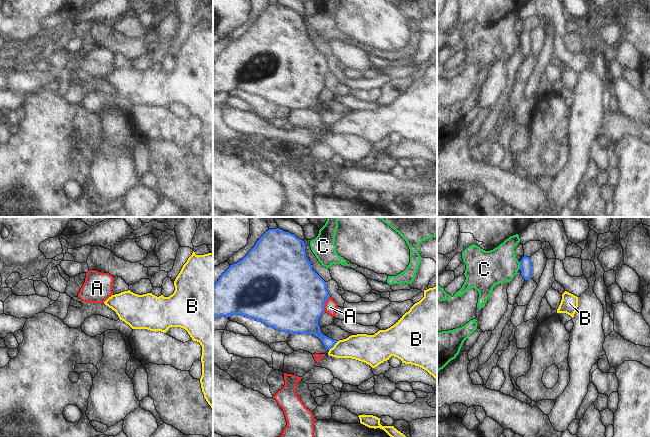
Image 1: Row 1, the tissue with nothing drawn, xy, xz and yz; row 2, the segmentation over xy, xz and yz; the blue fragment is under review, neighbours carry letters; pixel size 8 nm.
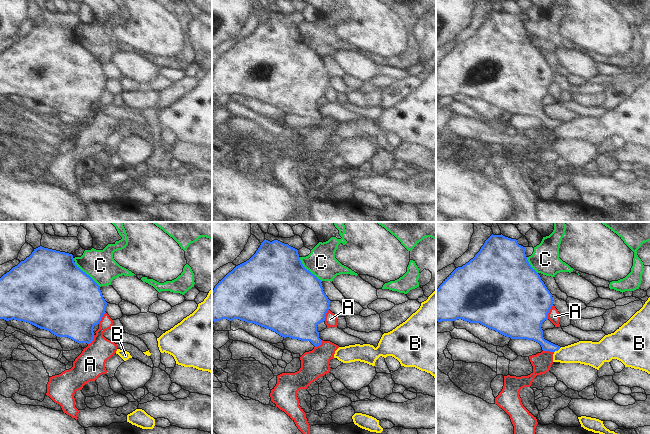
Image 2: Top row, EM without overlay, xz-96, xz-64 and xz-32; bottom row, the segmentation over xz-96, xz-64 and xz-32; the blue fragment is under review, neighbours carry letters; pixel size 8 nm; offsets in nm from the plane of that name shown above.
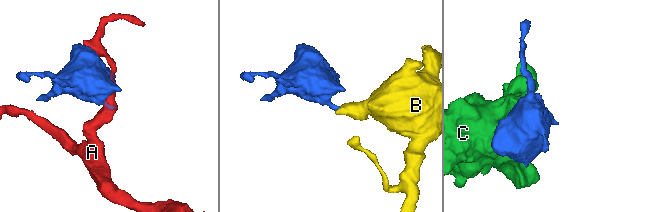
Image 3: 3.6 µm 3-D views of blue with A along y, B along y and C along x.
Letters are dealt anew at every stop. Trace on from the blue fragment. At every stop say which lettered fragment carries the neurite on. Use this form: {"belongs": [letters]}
{"belongs": []}

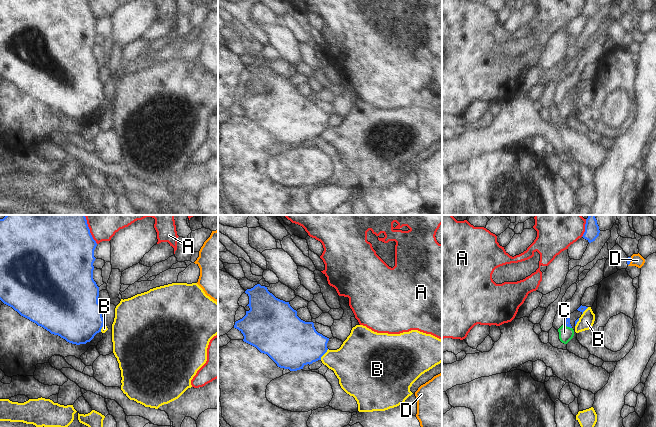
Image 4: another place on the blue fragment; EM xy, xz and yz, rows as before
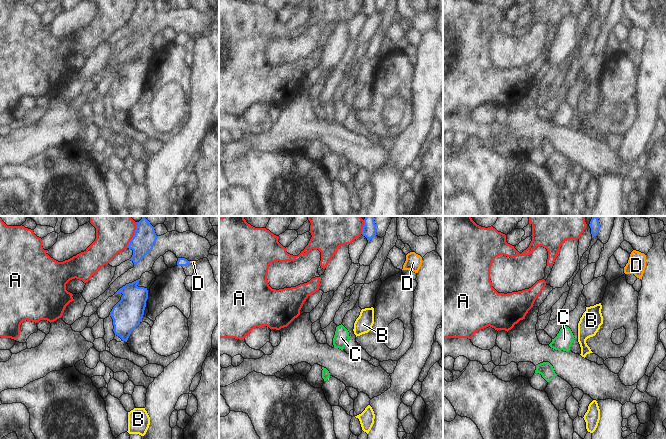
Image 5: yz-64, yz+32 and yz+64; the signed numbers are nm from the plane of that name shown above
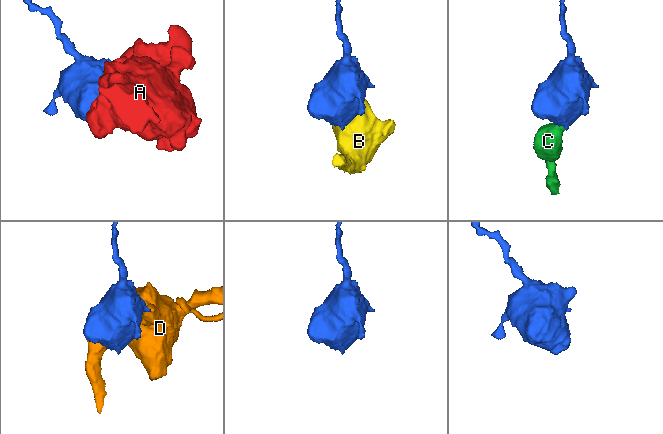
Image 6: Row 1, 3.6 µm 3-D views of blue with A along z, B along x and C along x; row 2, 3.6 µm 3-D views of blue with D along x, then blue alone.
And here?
{"belongs": ["C"]}

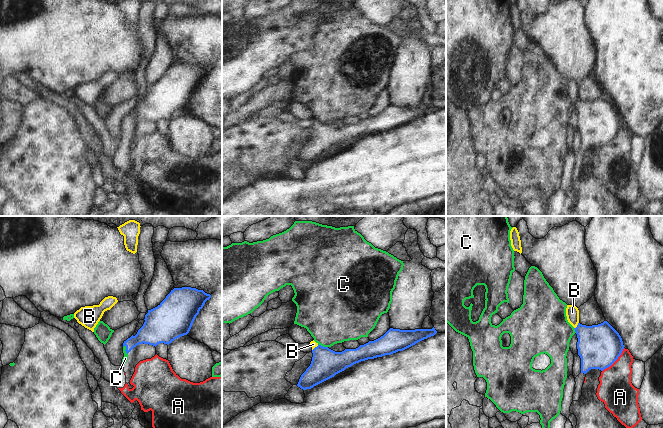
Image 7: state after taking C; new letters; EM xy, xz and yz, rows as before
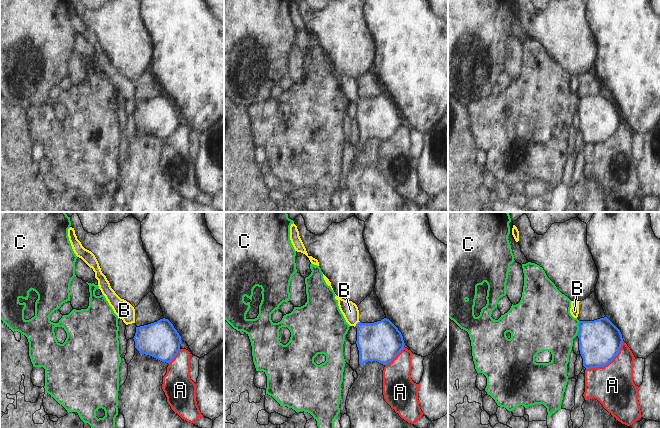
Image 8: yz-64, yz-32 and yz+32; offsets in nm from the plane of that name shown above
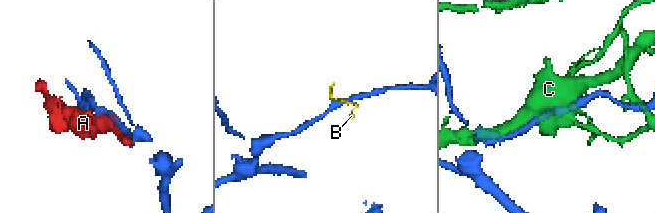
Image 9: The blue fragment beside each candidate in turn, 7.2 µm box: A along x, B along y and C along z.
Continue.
{"belongs": ["B"]}

